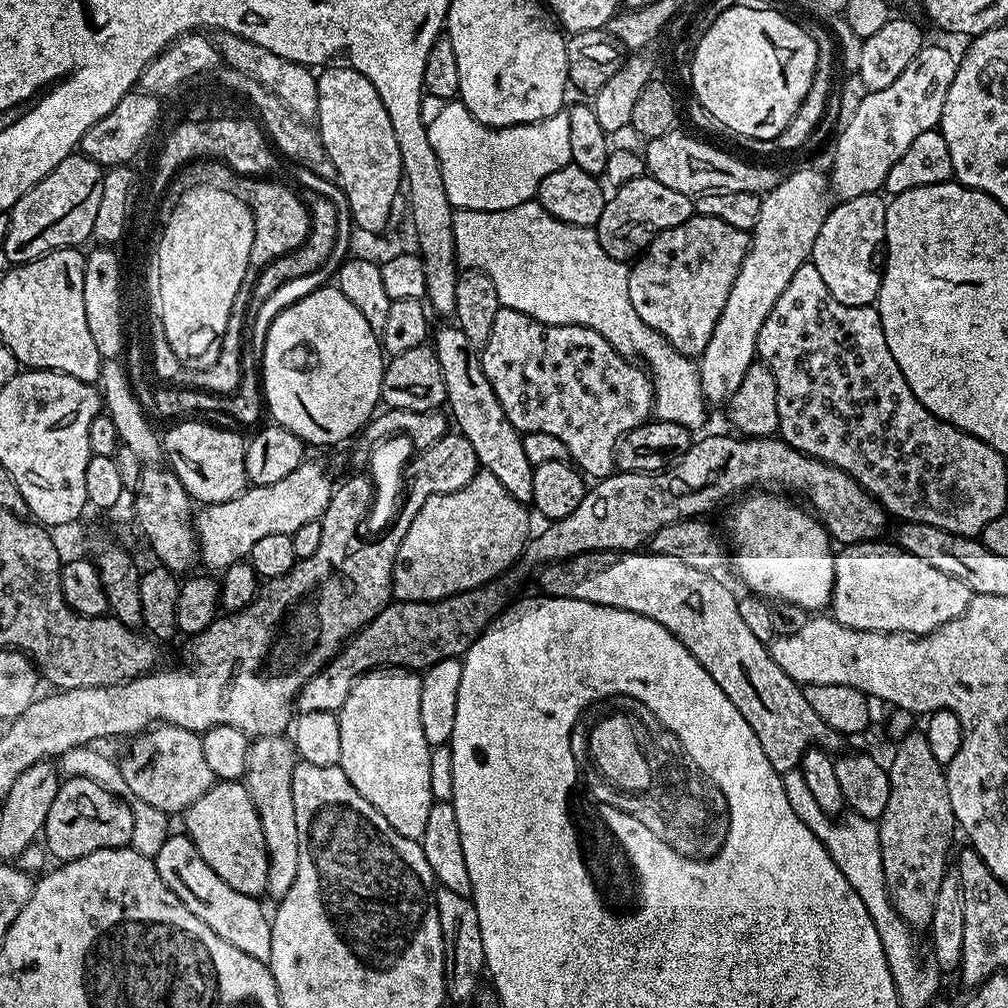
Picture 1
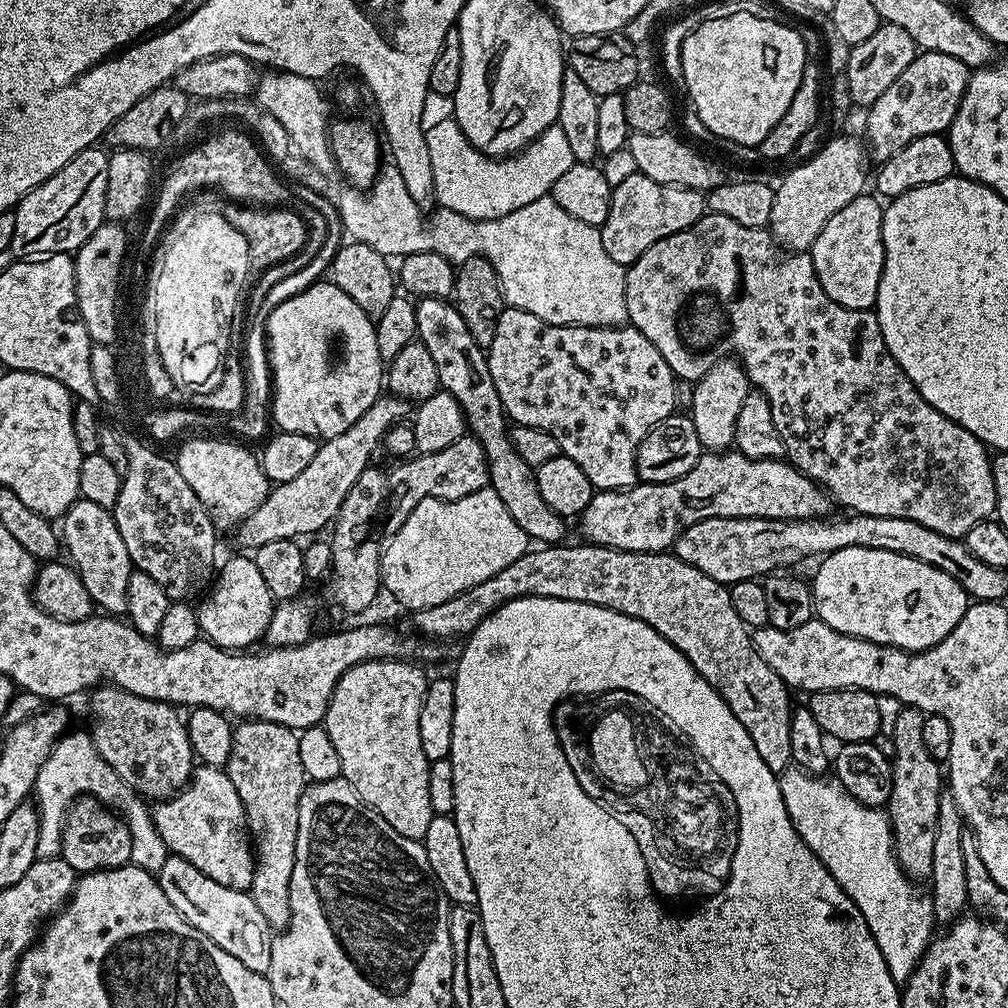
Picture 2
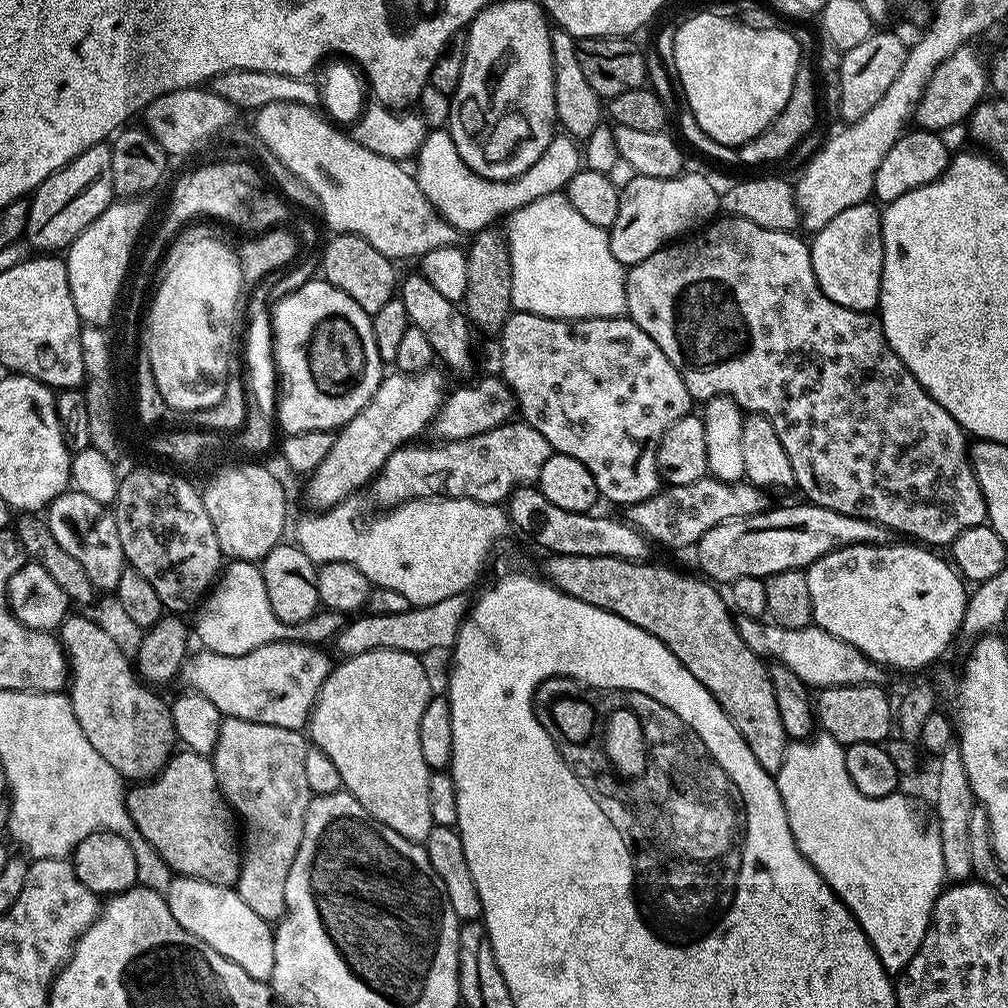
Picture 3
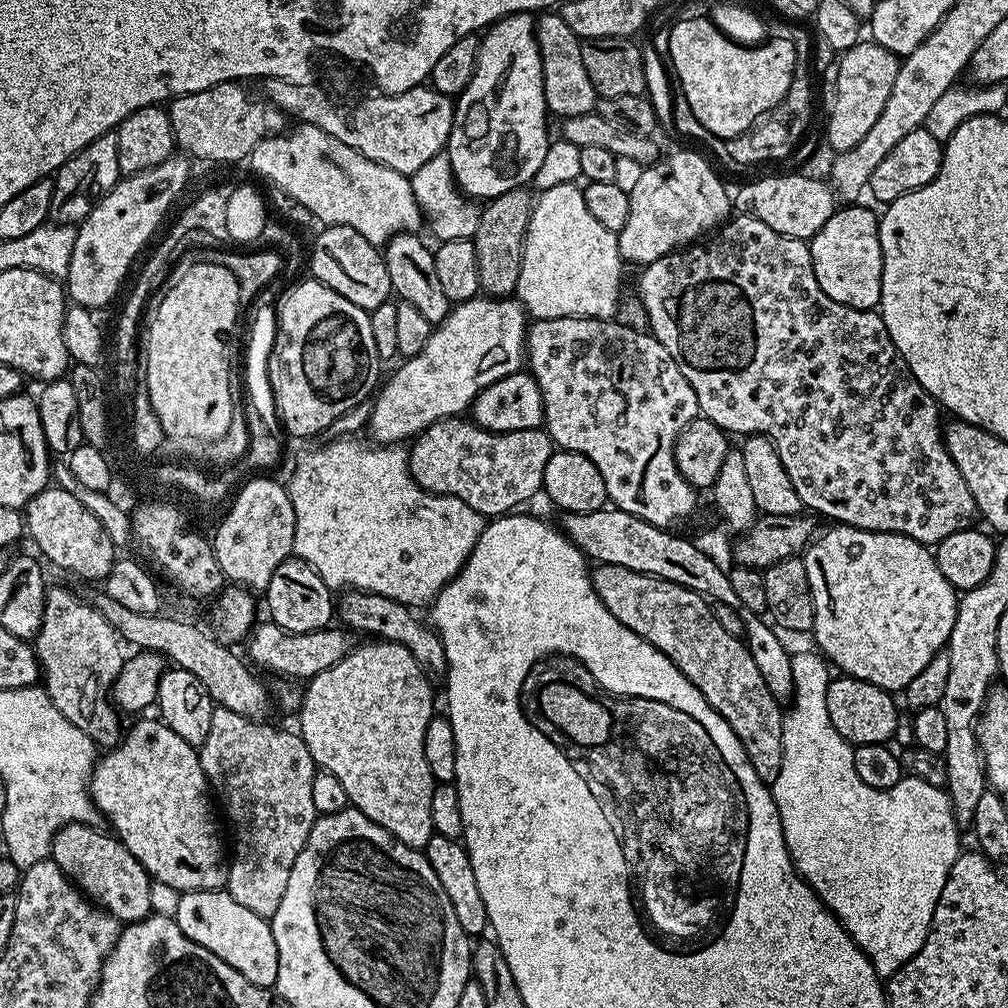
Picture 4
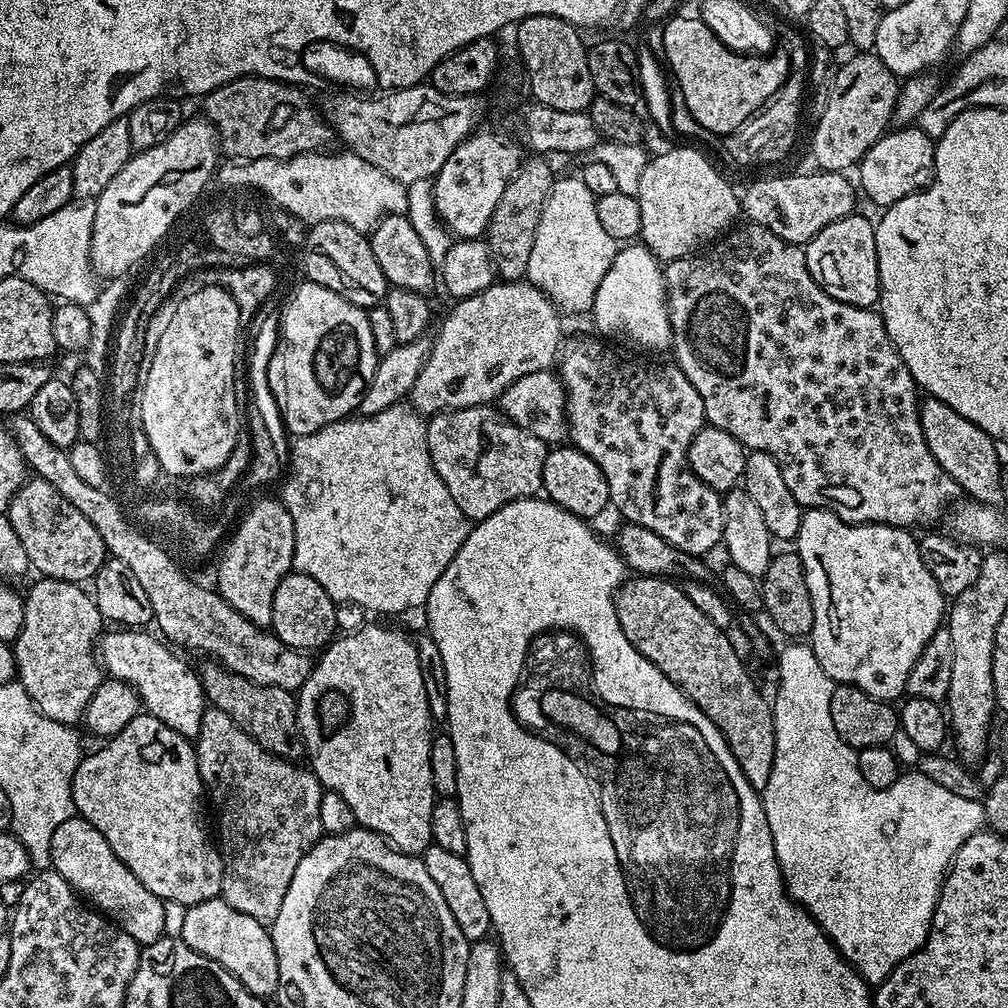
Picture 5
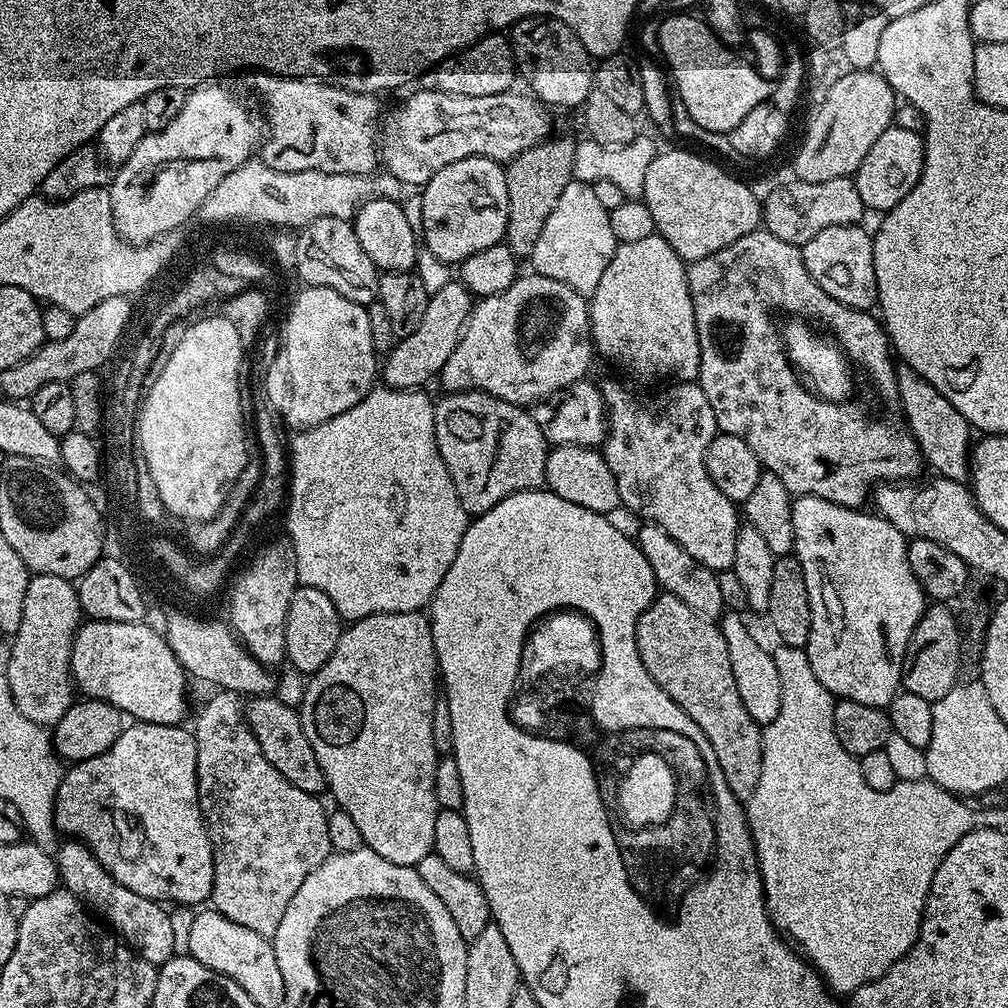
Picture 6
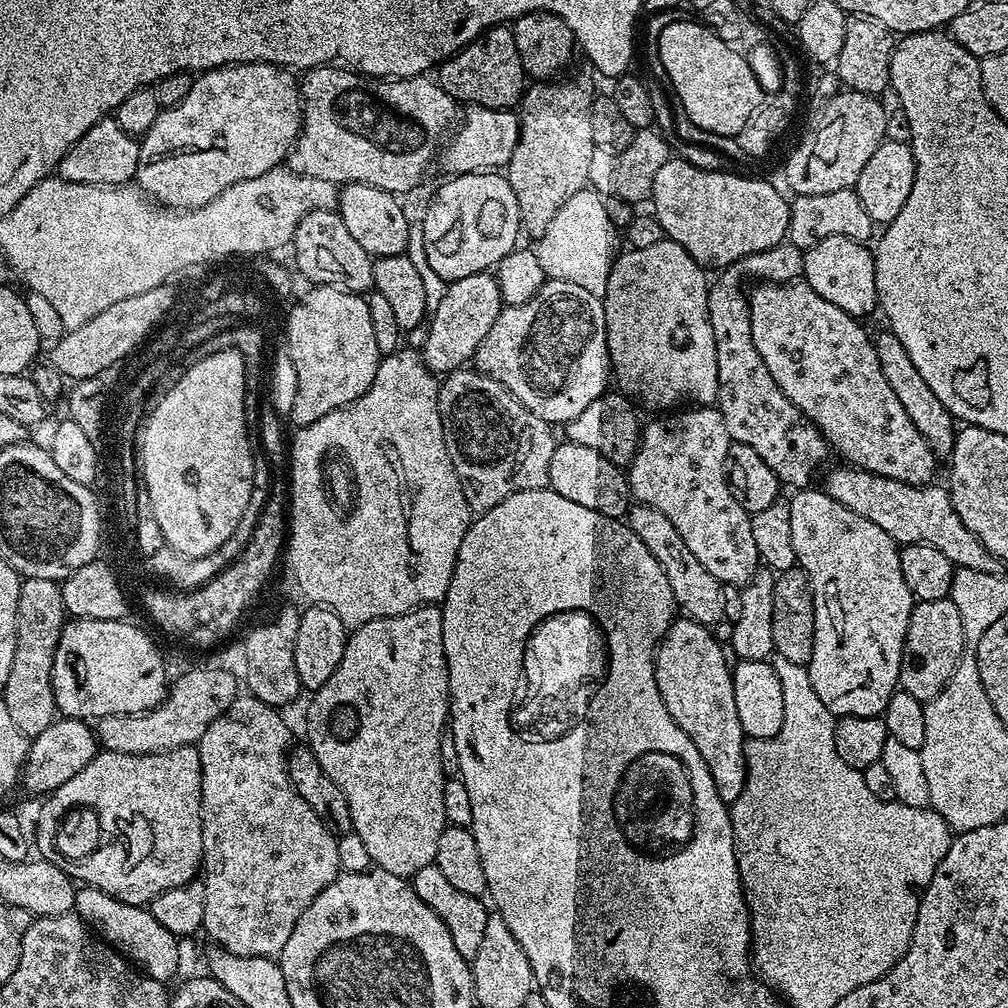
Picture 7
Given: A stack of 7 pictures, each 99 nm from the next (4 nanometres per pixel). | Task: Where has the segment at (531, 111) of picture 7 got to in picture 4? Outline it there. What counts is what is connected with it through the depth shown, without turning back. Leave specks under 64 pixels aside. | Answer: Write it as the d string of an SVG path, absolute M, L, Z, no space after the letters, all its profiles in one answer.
M521 186L487 201L480 208L478 230L472 235L472 245L478 258L480 292L488 298L508 298L520 286L524 239L534 203L533 193Z

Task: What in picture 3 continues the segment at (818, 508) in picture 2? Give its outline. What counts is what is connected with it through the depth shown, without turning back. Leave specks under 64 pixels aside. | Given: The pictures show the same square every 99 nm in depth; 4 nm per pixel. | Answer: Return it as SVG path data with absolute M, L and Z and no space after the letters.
M705 478L698 482L689 484L674 484L671 486L661 487L659 492L654 493L650 498L646 498L637 504L627 505L626 519L629 524L633 524L641 534L648 537L653 545L661 544L664 548L688 548L691 549L706 534L706 530L714 530L727 520L737 520L753 516L759 512L767 512L770 507L768 501L769 493L763 488L756 488L753 484L747 482L737 482L727 484L721 480Z

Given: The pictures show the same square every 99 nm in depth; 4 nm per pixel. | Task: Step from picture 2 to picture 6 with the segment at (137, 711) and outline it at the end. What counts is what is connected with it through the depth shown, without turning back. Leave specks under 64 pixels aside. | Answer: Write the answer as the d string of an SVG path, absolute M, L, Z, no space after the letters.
M33 575L26 586L26 602L22 606L22 622L18 630L11 637L12 653L8 656L8 685L14 706L30 722L41 726L55 726L70 710L74 703L74 681L72 679L72 643L76 637L76 632L82 623L82 613L80 610L80 593L77 585L71 580L61 576L41 576Z

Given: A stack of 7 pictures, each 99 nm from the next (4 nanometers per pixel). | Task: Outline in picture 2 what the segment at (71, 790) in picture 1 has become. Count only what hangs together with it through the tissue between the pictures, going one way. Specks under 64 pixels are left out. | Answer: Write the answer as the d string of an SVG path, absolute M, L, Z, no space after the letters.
M79 795L64 813L64 829L60 839L60 856L77 874L97 872L103 868L120 868L131 858L131 836L128 825L112 808L100 803L95 796Z

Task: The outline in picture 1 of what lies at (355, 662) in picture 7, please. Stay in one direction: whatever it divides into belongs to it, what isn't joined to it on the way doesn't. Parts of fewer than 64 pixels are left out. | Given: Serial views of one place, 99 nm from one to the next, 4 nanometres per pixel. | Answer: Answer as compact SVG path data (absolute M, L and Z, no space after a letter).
M377 670L367 672L350 690L350 698L338 713L342 730L342 754L338 767L354 782L354 790L398 830L411 840L420 840L426 830L426 818L434 803L430 790L432 748L422 734L422 690L420 676L412 670Z

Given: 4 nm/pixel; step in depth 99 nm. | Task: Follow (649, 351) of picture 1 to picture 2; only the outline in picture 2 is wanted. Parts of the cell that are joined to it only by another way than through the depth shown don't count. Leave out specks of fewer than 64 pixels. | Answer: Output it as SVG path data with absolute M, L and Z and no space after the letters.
M381 167L380 175L367 191L351 186L345 189L340 198L338 197L341 222L345 233L357 244L370 246L378 250L378 254L389 258L403 258L423 252L442 254L442 258L446 258L454 266L466 262L466 258L481 256L498 270L504 302L509 308L538 314L538 318L551 324L581 324L587 328L611 328L628 324L624 297L625 265L614 262L614 258L606 254L602 247L600 229L586 222L578 222L578 218L566 214L566 210L562 210L562 206L554 202L551 194L493 220L466 218L466 214L458 214L458 210L437 207L427 213L427 224L424 221L425 209L420 208L414 198L410 198L410 193L402 182L402 174L398 174L396 168Z

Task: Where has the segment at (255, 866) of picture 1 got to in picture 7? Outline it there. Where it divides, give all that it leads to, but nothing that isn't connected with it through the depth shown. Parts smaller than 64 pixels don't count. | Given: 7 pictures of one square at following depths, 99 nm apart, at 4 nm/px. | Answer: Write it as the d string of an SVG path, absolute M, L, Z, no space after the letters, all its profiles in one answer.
M183 744L180 748L141 752L139 755L100 750L85 768L68 780L68 786L62 786L62 796L76 790L76 786L82 786L92 800L98 800L98 796L104 794L96 788L110 786L110 804L114 800L118 808L128 808L128 816L134 816L130 846L122 848L122 852L110 850L110 876L102 876L105 892L127 904L143 905L146 898L187 884L201 871L204 843L200 821L199 747Z

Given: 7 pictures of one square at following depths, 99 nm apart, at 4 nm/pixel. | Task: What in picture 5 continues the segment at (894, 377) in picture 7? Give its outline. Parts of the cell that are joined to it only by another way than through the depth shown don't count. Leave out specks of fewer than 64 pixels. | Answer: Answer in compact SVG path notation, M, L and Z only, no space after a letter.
M925 395L920 402L920 421L926 446L938 458L938 466L958 482L961 493L980 504L1003 505L1004 480L1000 477L1000 456L996 453L997 441L984 433L974 422L962 418L958 410L946 406L938 398Z

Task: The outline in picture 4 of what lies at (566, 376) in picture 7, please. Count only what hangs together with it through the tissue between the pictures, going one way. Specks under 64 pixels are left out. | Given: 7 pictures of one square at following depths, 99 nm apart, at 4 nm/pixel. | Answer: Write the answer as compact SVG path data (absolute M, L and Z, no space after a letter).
M477 298L457 303L448 317L433 327L430 342L426 342L418 354L407 357L404 365L388 382L383 383L375 395L367 426L367 431L372 432L371 439L377 445L408 442L425 432L434 422L467 413L478 394L486 390L490 382L498 382L498 378L521 371L526 360L529 323L523 304L515 298Z

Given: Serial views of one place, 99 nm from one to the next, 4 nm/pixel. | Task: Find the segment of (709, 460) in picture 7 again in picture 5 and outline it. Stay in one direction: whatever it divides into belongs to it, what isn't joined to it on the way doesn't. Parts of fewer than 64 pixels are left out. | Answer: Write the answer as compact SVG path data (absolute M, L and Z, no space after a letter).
M591 335L569 339L558 357L571 443L598 462L598 470L606 478L611 507L616 507L627 523L654 530L654 534L686 554L707 557L707 552L721 547L724 538L724 501L721 493L706 486L688 465L690 446L698 430L706 426L698 390L694 390L690 378L675 363L639 364L636 360L623 360L614 349L604 345L607 343L599 335Z

